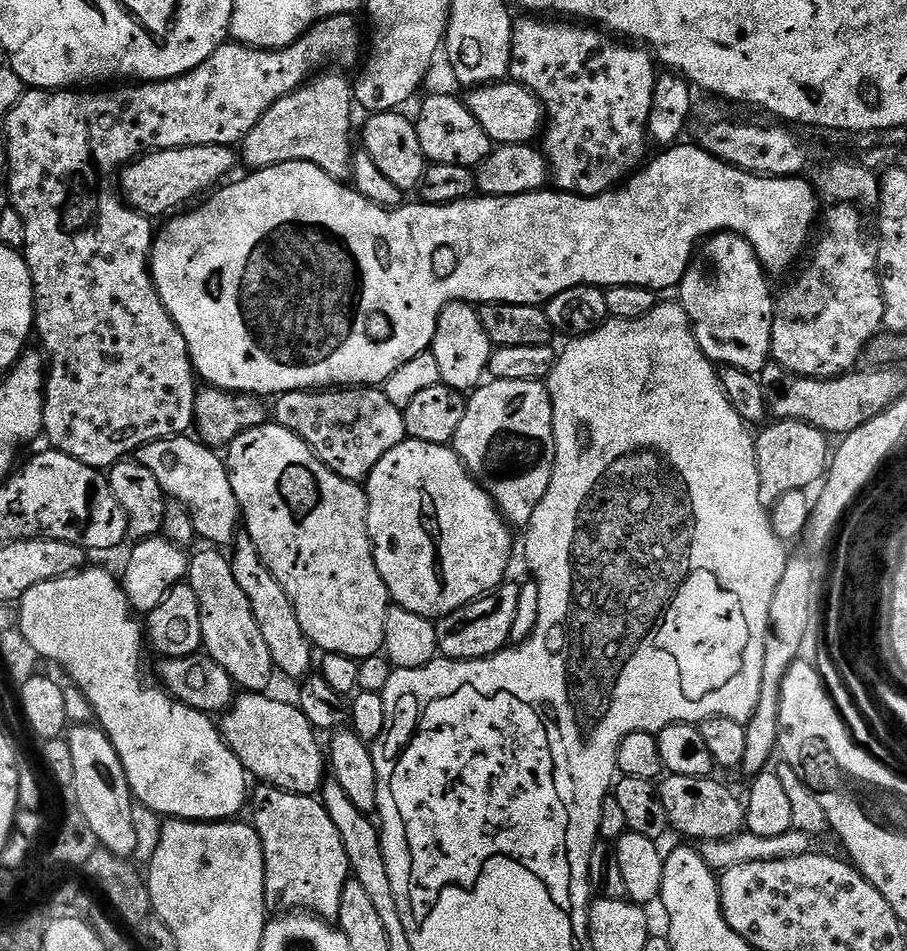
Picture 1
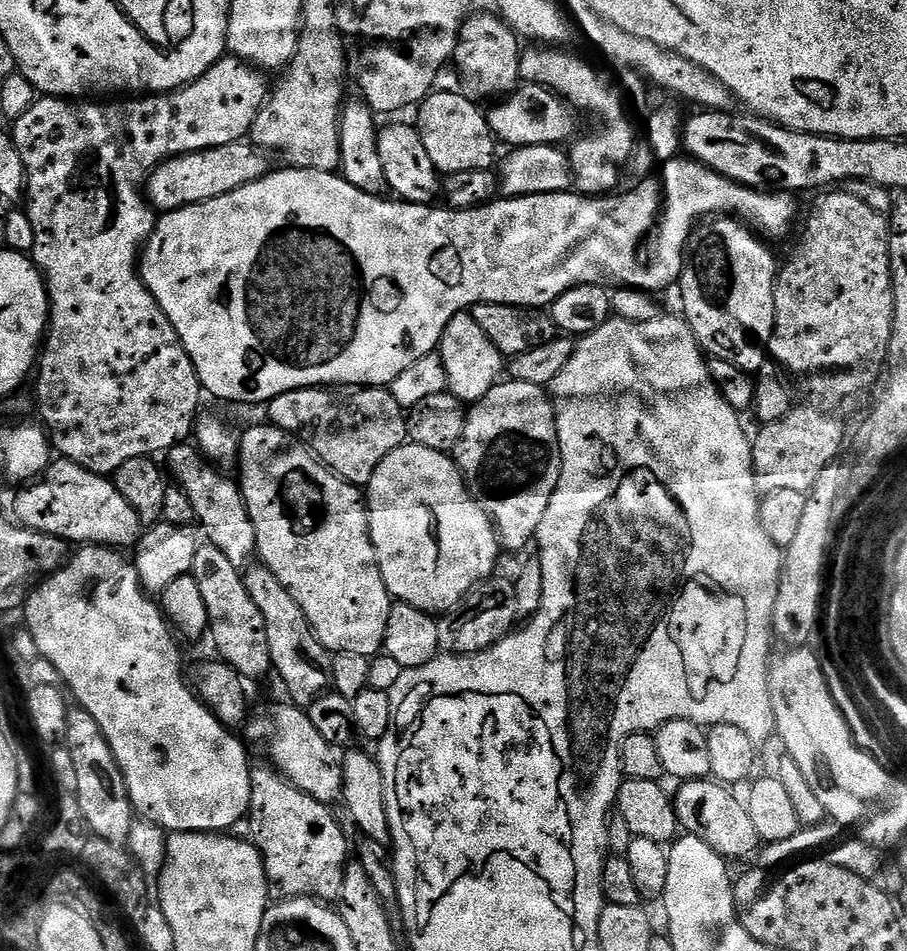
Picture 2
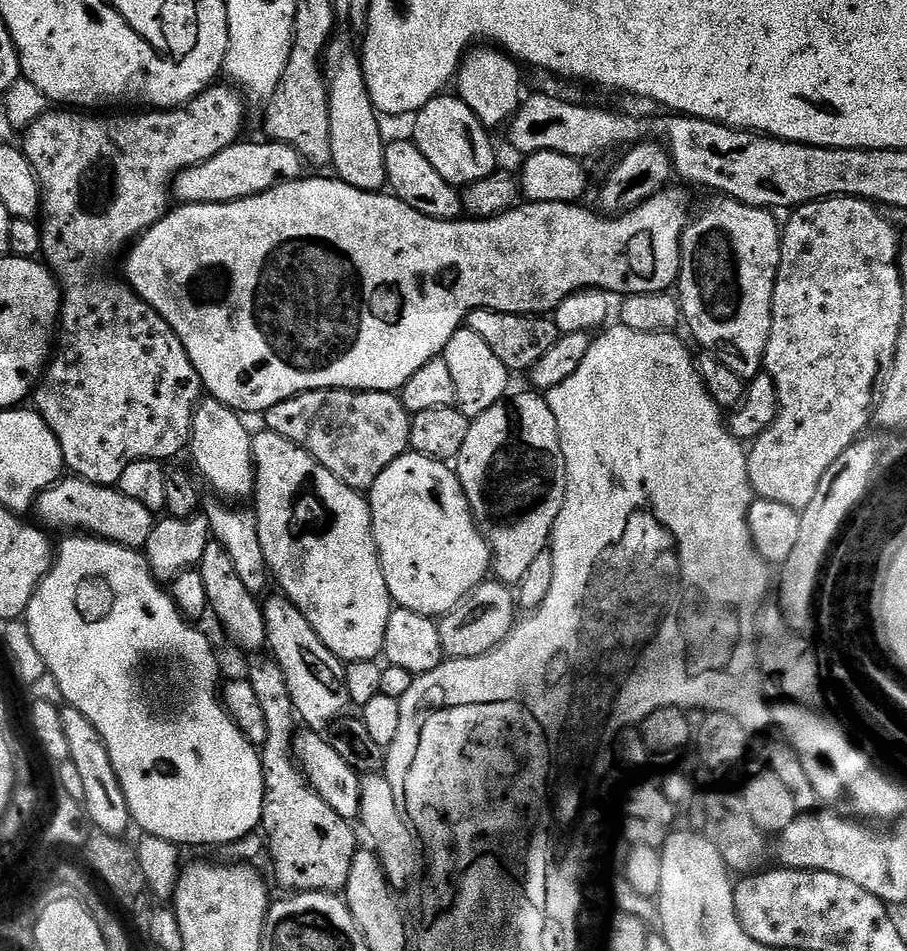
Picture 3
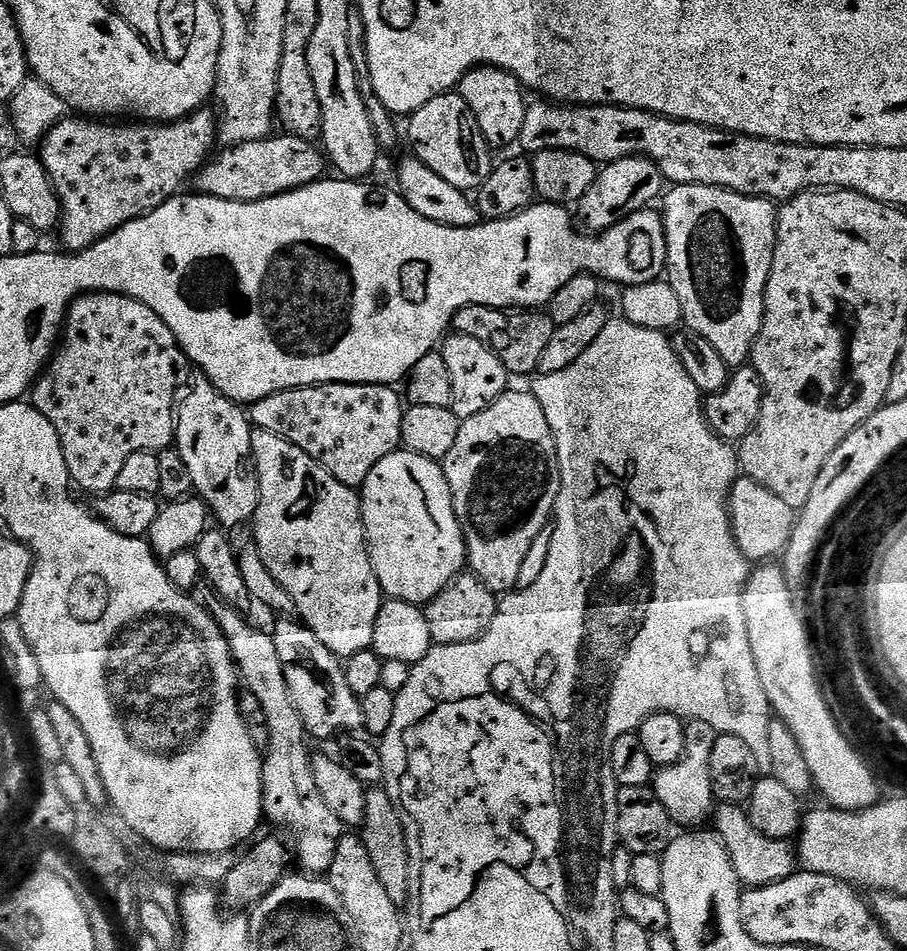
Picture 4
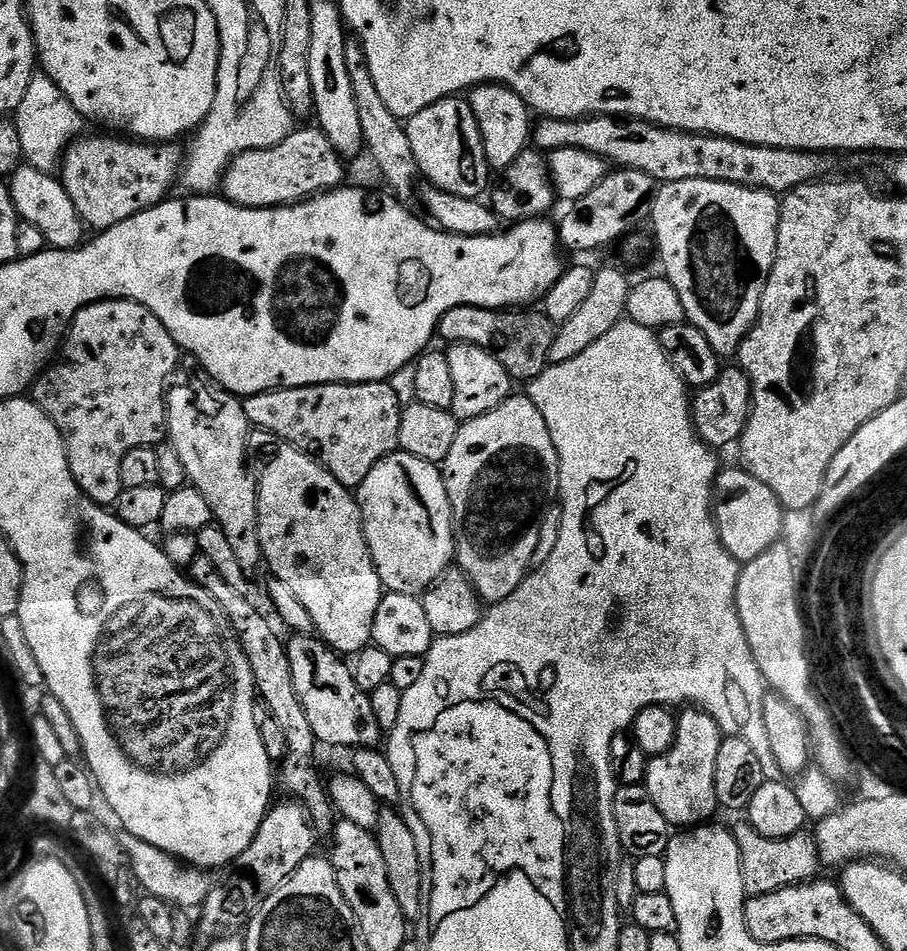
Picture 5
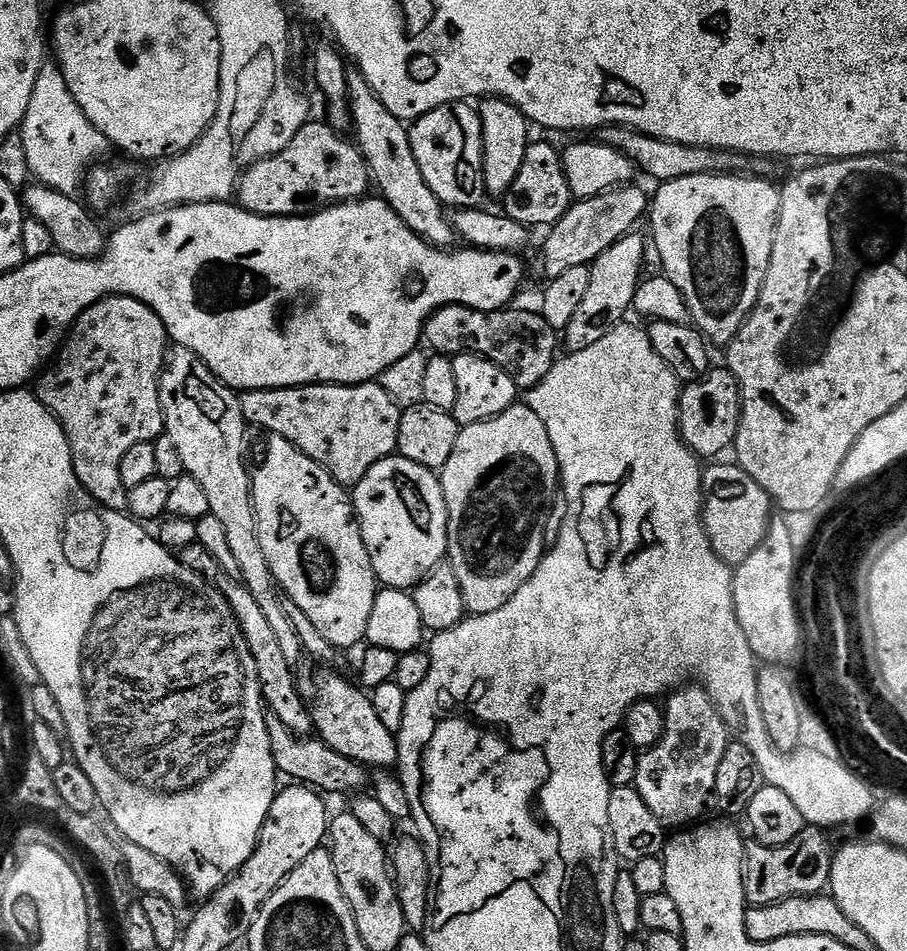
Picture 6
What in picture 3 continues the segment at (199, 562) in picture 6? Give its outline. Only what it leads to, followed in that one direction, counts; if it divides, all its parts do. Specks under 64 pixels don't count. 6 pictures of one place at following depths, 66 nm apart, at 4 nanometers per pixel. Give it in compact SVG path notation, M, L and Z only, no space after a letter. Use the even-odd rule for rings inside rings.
M265 658L265 660L256 660L249 666L246 672L246 679L250 682L250 686L254 686L254 695L258 697L258 702L262 702L262 714L266 714L266 742L259 749L260 765L262 766L262 778L264 779L264 805L260 808L258 817L259 827L262 829L262 835L266 841L266 852L270 857L272 855L272 872L276 875L278 883L284 887L284 890L328 890L333 886L332 883L339 881L342 876L342 869L346 864L346 852L344 856L344 828L346 822L334 810L330 810L330 806L326 806L326 802L322 802L322 798L318 798L318 794L308 785L307 778L304 777L303 771L298 767L294 759L294 727L292 728L292 720L294 721L294 709L292 699L290 698L290 690L284 681L284 675L280 667L276 665L275 660Z

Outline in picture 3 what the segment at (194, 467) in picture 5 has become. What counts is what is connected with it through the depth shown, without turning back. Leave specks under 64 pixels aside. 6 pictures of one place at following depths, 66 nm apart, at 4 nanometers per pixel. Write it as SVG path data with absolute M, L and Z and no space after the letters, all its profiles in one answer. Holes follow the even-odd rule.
M204 398L197 403L196 407L192 410L192 432L190 435L190 448L192 444L192 460L196 463L196 468L200 471L199 479L209 484L210 487L213 488L215 495L220 498L228 498L224 496L248 496L251 497L254 492L254 483L256 480L256 472L254 469L254 465L252 463L252 436L250 435L250 431L248 432L248 428L243 424L241 413L237 412L235 408L227 408L225 404L222 402L218 402L217 400L213 400L211 398Z

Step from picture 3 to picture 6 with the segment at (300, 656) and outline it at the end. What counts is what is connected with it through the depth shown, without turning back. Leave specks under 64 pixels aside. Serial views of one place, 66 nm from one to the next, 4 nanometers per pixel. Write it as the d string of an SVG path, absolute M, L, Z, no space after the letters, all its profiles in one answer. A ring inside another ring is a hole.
M324 666L312 680L310 711L315 735L324 744L346 758L356 760L368 770L392 770L397 767L396 736L378 718L371 695L363 687L351 684L344 676ZM356 687L356 688L355 688Z

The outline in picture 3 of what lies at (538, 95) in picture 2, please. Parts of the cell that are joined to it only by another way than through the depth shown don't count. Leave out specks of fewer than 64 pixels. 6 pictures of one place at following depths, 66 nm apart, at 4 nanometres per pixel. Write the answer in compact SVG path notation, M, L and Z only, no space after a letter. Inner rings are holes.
M528 96L520 101L520 108L507 125L508 140L519 154L554 150L577 158L596 156L615 144L631 146L649 139L648 124L630 113L611 112L608 108L587 108L584 104L571 104L556 96Z

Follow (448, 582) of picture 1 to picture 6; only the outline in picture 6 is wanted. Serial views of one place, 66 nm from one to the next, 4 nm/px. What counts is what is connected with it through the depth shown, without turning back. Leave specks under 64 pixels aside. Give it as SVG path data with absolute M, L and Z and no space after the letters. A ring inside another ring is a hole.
M399 454L387 456L382 462L370 466L370 474L354 485L350 499L360 521L362 542L366 542L370 554L370 566L374 566L374 574L383 587L415 589L447 557L448 511L439 475L433 469L418 466L418 462L410 462Z

